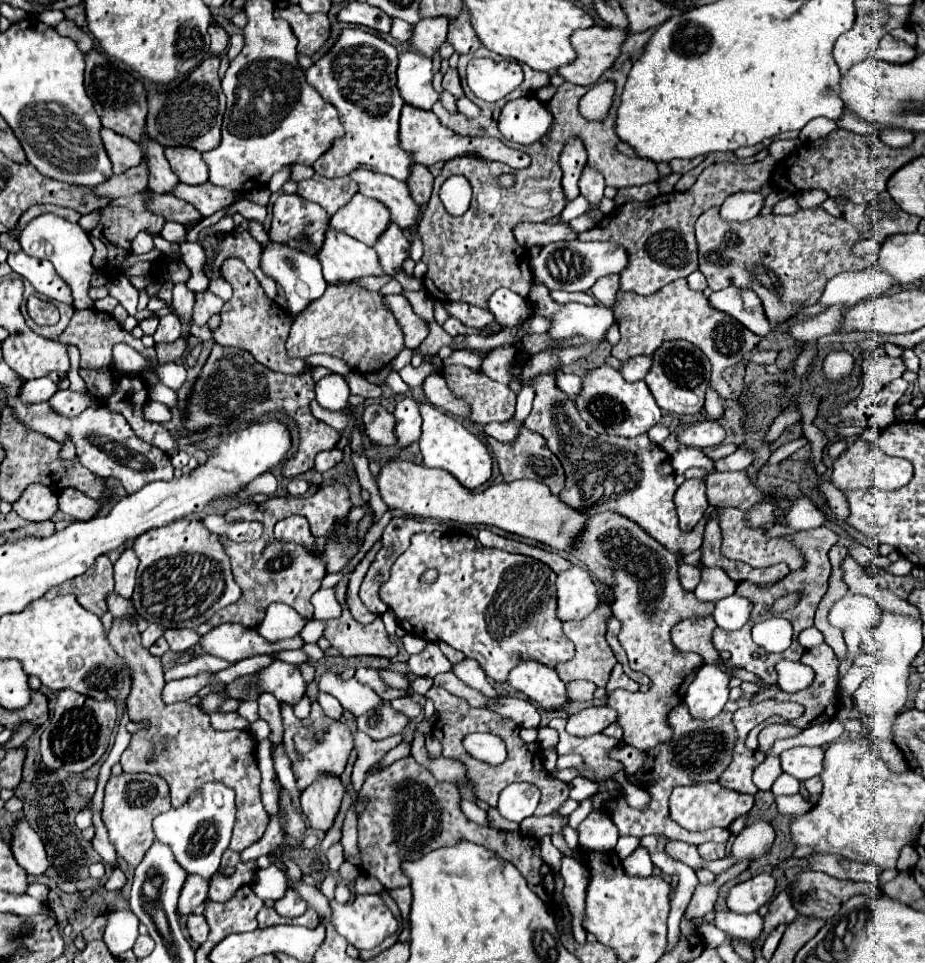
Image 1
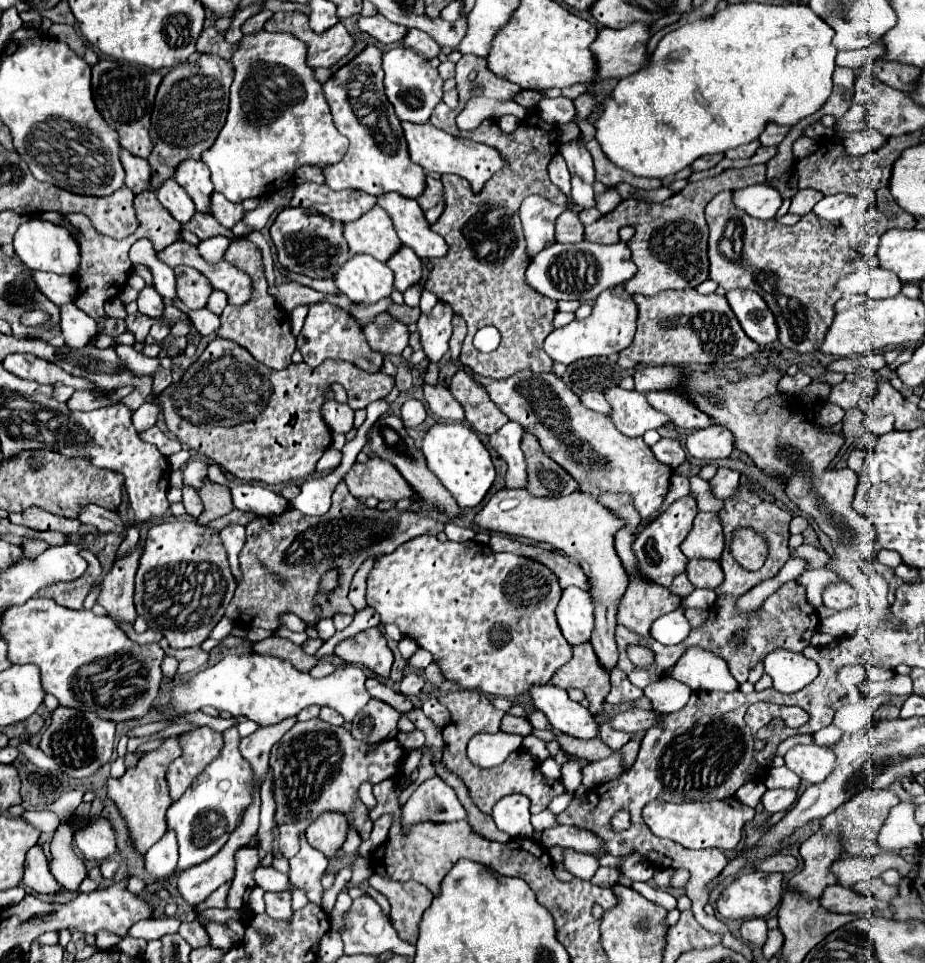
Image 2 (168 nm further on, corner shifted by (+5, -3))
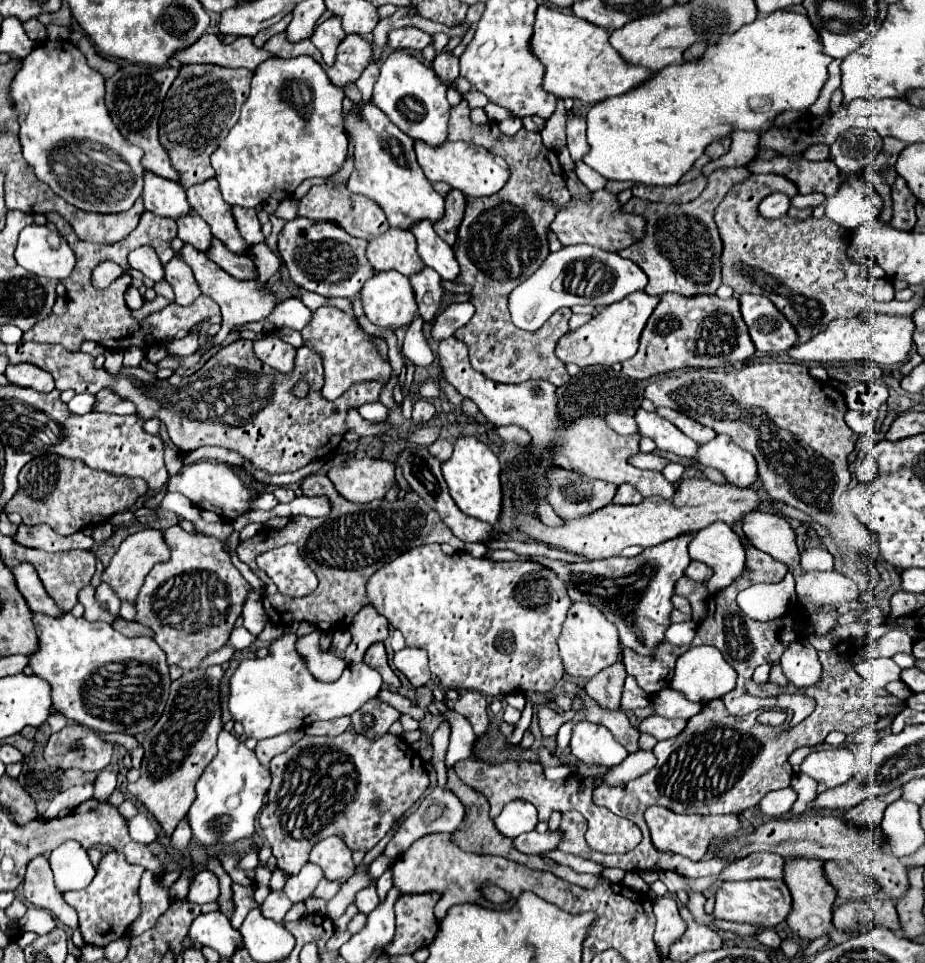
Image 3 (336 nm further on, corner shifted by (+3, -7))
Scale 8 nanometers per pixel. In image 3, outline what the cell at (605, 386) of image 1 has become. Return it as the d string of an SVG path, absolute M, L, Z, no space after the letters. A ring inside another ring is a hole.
M640 409L636 413L636 423L640 427L640 435L654 439L660 451L674 453L680 457L692 457L692 459L698 455L698 445L692 439L688 439L682 431L678 431L678 427L658 417L656 413L648 413Z

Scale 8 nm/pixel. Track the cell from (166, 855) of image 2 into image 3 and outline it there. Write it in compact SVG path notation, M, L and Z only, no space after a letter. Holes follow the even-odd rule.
M182 819L182 821L178 823L178 827L176 827L176 831L172 833L172 841L170 841L170 845L172 845L174 849L184 849L184 847L188 845L190 839L192 839L190 823L188 823L188 819Z

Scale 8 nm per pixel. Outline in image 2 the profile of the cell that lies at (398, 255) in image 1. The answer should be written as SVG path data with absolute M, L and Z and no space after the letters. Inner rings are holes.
M402 245L388 261L386 265L390 265L390 269L394 271L394 287L398 291L406 291L406 287L410 287L412 283L422 279L422 265L420 259L416 257L414 251L410 251L410 247Z

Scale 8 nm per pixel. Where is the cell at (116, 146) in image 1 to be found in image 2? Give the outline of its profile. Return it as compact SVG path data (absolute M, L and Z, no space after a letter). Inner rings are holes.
M120 149L120 161L126 173L124 185L130 187L134 193L142 193L148 189L148 179L150 179L150 165L146 159L130 155L126 149Z

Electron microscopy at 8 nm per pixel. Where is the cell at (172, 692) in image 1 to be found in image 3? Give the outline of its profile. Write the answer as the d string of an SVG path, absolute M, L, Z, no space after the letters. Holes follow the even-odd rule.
M282 635L272 641L264 659L242 661L230 681L230 713L234 721L244 725L244 733L254 739L268 739L290 729L308 727L320 719L336 719L352 715L368 699L376 697L382 687L382 677L368 663L348 665L342 677L334 683L324 683L312 677L304 661L294 649L296 635Z

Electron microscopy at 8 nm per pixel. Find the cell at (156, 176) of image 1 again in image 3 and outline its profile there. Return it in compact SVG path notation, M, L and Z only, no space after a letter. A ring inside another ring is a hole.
M188 215L184 219L178 219L178 237L198 249L200 253L208 253L212 247L212 233L208 223L200 215Z

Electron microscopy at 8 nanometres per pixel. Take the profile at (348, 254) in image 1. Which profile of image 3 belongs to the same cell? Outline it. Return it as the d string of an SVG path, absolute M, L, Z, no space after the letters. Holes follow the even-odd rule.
M380 271L364 291L360 291L364 301L366 317L378 325L396 331L398 327L410 325L418 317L418 305L408 277L398 271Z

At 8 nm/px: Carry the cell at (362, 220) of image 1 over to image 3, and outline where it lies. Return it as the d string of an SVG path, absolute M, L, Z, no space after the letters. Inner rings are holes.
M388 229L384 235L370 239L366 255L376 271L398 271L410 277L424 269L416 251L416 237L410 231Z

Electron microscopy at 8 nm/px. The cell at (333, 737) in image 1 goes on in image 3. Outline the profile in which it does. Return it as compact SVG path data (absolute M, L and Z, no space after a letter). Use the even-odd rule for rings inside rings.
M352 731L338 737L304 735L296 745L272 759L270 771L272 785L258 823L272 847L274 857L278 859L278 867L288 875L298 875L308 863L312 847L332 835L340 837L352 851L370 851L430 785L428 771L424 769L418 751L402 737L394 737L390 733L382 735L380 739L352 735Z

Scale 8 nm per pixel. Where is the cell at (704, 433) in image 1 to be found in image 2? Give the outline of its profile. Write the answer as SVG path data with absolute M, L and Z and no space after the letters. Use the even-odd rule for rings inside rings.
M712 423L706 429L692 431L686 441L686 449L696 459L724 459L734 449L732 433L726 427Z

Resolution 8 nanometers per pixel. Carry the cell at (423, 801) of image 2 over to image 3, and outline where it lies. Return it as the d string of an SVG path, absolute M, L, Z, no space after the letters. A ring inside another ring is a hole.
M434 787L420 803L416 813L406 817L394 835L394 839L388 843L384 855L398 859L416 839L428 833L452 833L460 819L464 817L464 807L460 807L460 799L448 791Z

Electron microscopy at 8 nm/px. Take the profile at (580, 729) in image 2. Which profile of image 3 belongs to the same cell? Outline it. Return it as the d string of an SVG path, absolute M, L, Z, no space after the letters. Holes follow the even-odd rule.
M590 721L574 725L570 747L572 755L588 767L600 765L612 769L628 757L628 751L612 737L608 729L604 729L604 725L594 725Z

